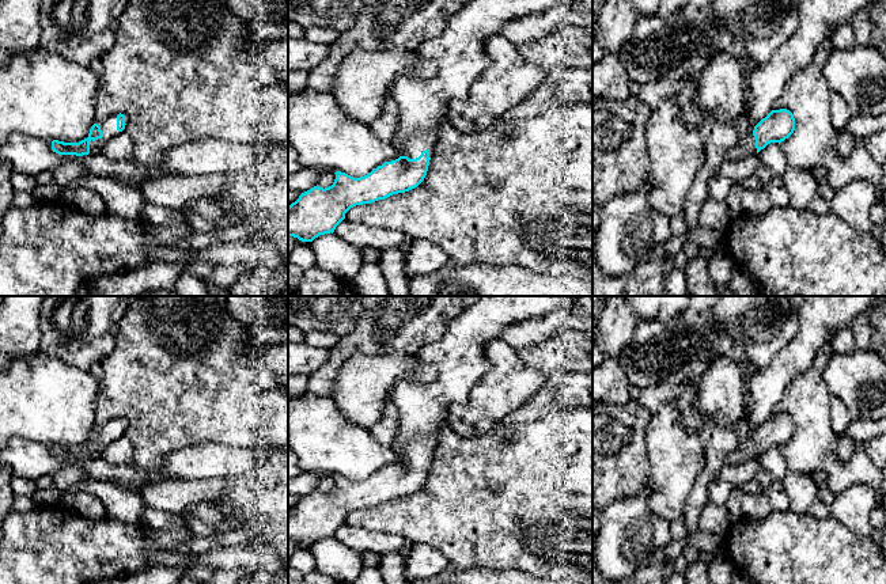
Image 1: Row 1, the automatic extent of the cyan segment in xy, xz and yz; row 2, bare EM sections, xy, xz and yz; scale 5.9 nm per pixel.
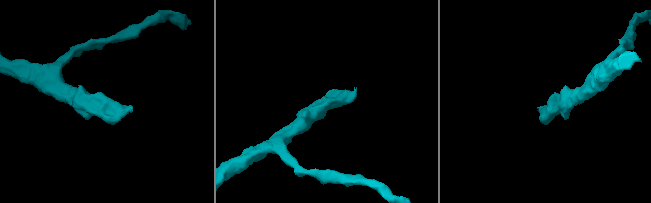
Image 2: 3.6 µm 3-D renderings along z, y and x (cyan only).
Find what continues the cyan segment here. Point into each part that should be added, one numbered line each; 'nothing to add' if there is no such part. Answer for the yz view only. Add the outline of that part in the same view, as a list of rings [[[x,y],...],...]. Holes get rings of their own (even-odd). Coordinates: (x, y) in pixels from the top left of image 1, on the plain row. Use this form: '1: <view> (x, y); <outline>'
1: yz (746, 448); [[[746,420],[739,421],[735,425],[735,431],[739,436],[738,448],[727,455],[726,464],[741,464],[749,459],[757,458],[756,444],[750,436],[750,425]]]

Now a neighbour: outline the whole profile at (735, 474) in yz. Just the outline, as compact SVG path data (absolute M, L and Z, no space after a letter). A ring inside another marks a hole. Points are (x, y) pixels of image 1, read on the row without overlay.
M758 458L749 459L741 464L724 464L719 478L731 483L734 488L741 488L743 483L754 479L760 469Z

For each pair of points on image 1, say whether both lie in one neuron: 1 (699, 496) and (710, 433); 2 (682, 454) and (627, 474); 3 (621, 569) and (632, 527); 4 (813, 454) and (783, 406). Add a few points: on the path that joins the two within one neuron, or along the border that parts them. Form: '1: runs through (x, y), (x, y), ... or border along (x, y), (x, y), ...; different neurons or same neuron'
1: runs through (703, 481), (714, 467), (714, 448); same neuron
2: border along (644, 435), (648, 457), (648, 484); different neurons
3: runs through (621, 558), (621, 548), (628, 538); same neuron
4: runs through (813, 440), (813, 429), (796, 413); same neuron

